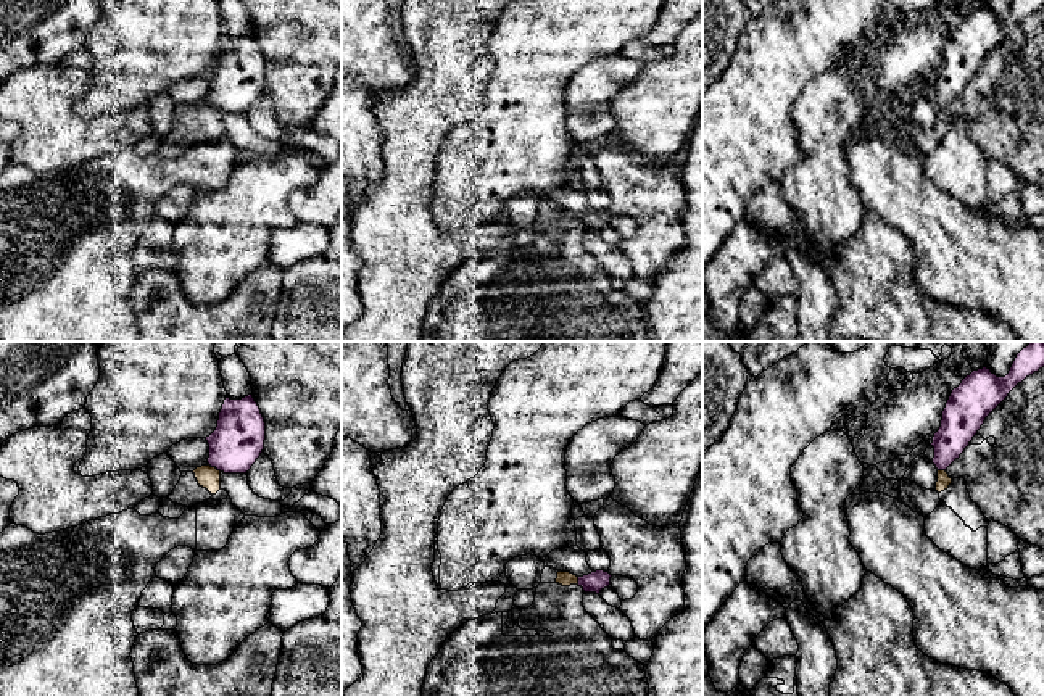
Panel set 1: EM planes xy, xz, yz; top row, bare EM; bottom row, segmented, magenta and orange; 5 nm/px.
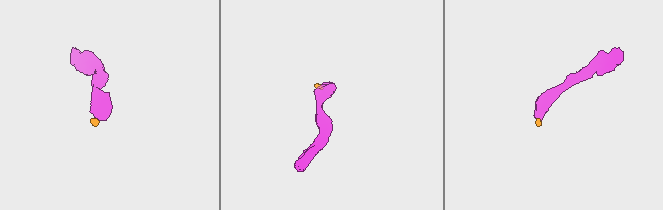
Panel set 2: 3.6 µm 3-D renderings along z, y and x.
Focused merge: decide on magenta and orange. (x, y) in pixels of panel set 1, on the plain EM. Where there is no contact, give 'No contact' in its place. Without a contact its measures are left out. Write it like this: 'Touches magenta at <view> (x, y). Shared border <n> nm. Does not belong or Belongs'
Touches magenta at xy (215, 105). Shared border 80 nm. Does not belong

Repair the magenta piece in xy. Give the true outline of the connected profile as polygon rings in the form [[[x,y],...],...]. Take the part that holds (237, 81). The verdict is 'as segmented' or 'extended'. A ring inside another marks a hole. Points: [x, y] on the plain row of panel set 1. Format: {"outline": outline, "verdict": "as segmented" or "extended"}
{"outline": [[[253,34],[226,37],[216,69],[206,76],[208,103],[224,113],[246,113],[264,89],[266,61]]], "verdict": "as segmented"}

